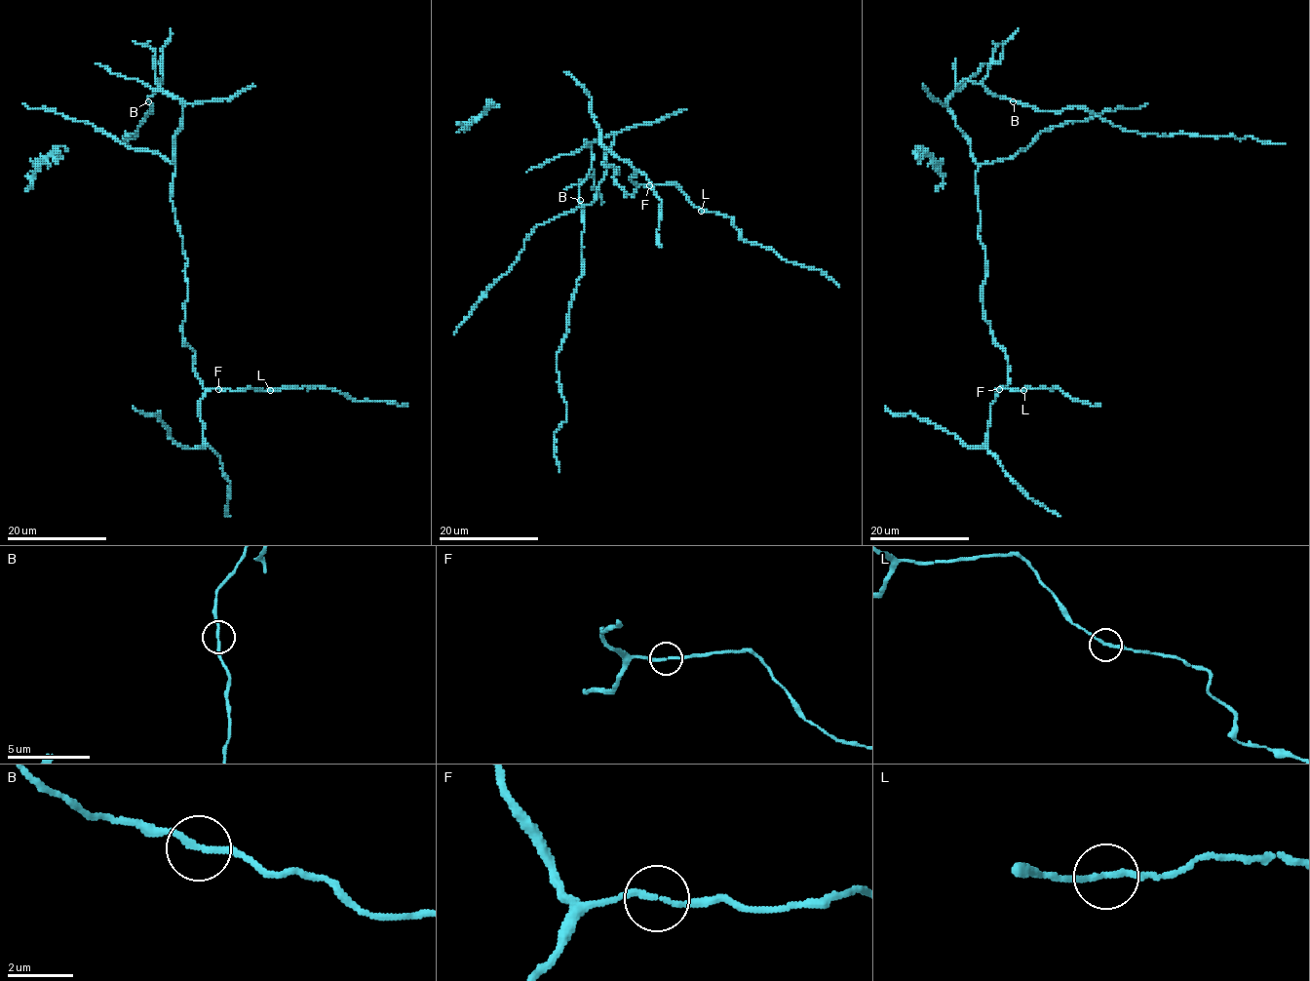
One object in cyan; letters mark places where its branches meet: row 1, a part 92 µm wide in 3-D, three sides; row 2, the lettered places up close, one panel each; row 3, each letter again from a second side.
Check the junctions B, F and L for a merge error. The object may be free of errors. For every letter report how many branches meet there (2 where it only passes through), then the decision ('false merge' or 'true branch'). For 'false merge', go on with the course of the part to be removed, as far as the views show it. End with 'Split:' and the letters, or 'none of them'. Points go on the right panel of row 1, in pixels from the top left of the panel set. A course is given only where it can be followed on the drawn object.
B: branches 2; true branch
F: branches 2; true branch
L: branches 2; true branch
Split: none of them

